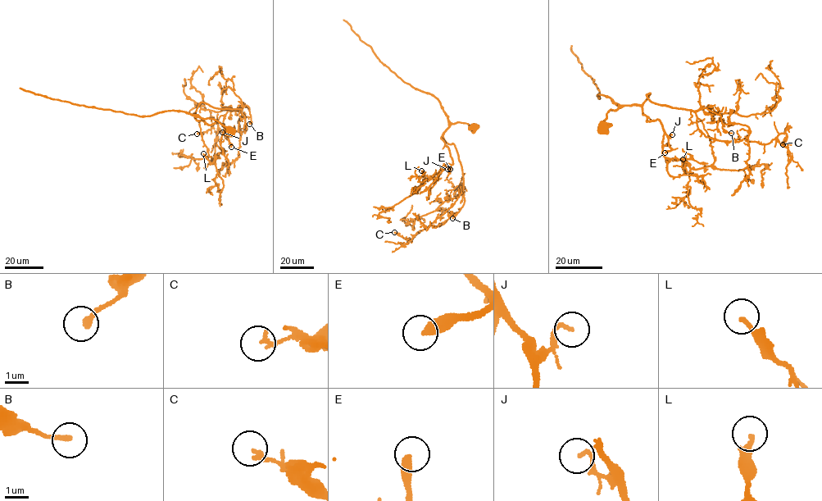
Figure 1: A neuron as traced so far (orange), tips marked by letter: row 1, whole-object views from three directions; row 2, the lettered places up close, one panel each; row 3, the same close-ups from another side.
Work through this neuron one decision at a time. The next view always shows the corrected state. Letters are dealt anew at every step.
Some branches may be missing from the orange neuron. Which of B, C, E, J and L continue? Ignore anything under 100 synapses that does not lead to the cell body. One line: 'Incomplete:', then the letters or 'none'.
Incomplete: E, J

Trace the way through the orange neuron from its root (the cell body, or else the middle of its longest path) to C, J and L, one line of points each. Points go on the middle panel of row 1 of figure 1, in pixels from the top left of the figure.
C: (474, 126), (451, 123), (442, 135), (454, 145), (461, 166), (463, 187), (455, 203), (410, 239), (394, 232)
J: (474, 126), (464, 123), (451, 123), (441, 137), (448, 148), (452, 161), (447, 169)
L: (474, 126), (451, 123), (441, 138), (448, 148), (452, 164), (443, 163), (430, 179), (423, 176), (421, 170)

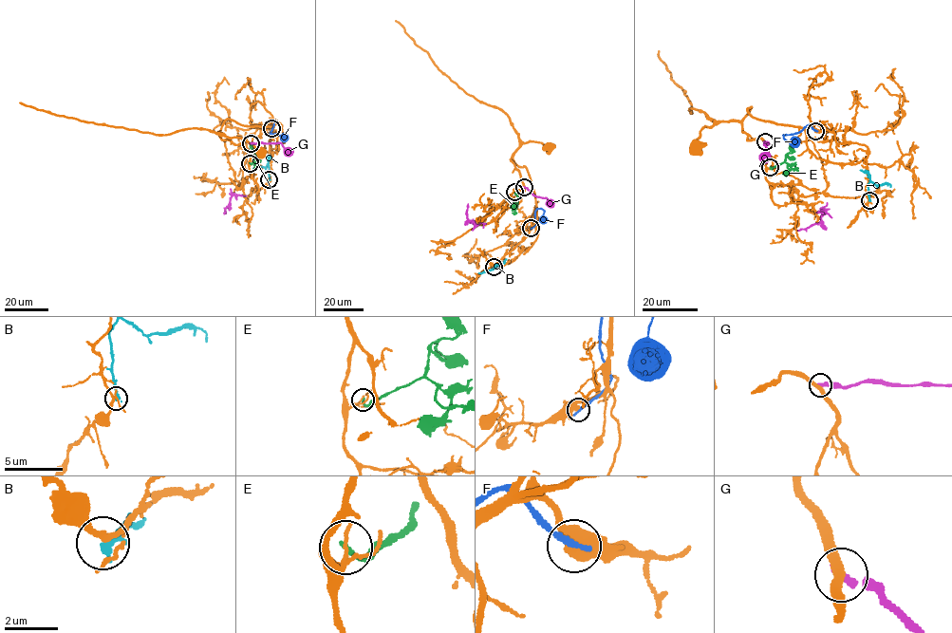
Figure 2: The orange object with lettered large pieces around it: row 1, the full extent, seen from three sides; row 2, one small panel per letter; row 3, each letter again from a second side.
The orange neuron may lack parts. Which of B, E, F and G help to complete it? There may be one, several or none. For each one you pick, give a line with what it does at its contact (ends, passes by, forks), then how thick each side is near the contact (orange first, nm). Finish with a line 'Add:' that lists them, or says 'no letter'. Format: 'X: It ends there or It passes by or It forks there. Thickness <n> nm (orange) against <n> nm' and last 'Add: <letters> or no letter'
Add: no letter

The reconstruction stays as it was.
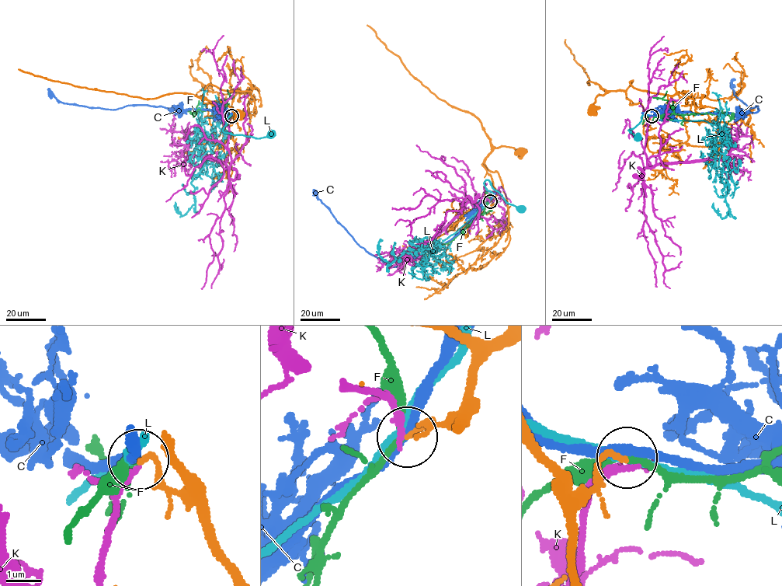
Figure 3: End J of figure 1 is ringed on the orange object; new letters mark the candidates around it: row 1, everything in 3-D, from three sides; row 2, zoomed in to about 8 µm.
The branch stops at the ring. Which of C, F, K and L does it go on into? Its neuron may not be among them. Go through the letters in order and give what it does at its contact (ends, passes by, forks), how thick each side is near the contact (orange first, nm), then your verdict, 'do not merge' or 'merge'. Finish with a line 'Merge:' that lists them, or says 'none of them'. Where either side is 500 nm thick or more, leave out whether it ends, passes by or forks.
C: it passes by; 130 nm thick on the orange side, 260 nm on the other; do not merge
F: it passes by; 130 nm thick on the orange side, 180 nm on the other; merge
K: it ends there; 130 nm thick on the orange side, 200 nm on the other; do not merge
L: it passes by; 120 nm thick on the orange side, 190 nm on the other; do not merge
Merge: F

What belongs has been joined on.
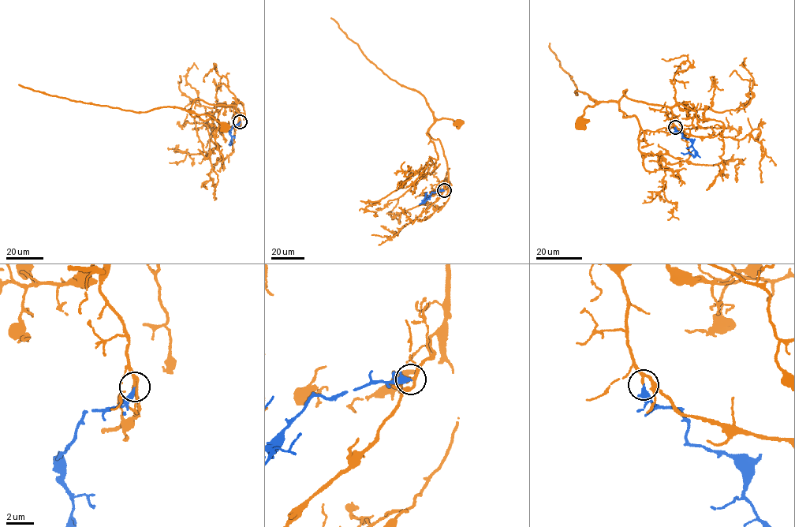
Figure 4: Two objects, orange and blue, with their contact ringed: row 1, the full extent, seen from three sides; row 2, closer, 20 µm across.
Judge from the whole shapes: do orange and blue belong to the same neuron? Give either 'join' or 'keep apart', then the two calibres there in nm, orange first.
join; 150 nm thick on the orange side, 320 nm on the other

